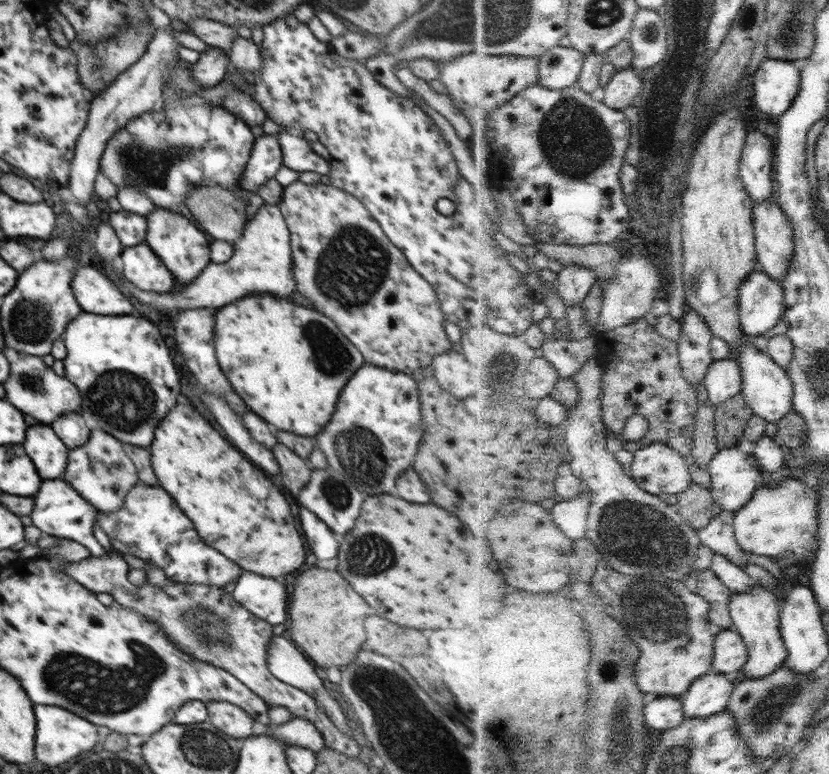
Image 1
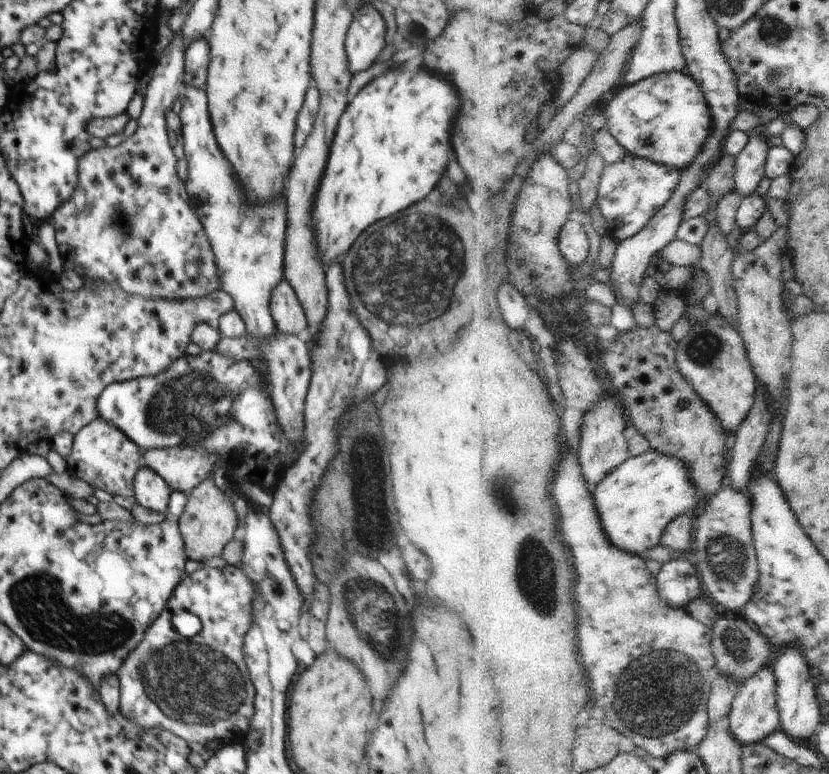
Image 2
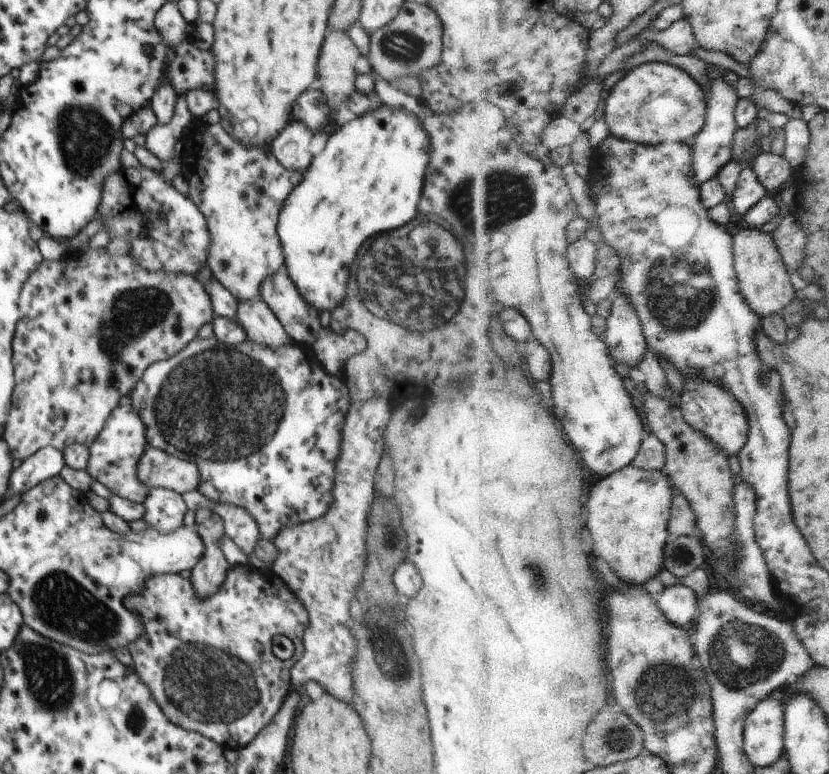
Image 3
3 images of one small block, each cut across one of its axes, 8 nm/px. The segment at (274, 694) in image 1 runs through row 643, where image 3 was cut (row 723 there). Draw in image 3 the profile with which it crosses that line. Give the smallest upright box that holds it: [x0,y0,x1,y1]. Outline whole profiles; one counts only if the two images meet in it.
[127,564,308,750]

